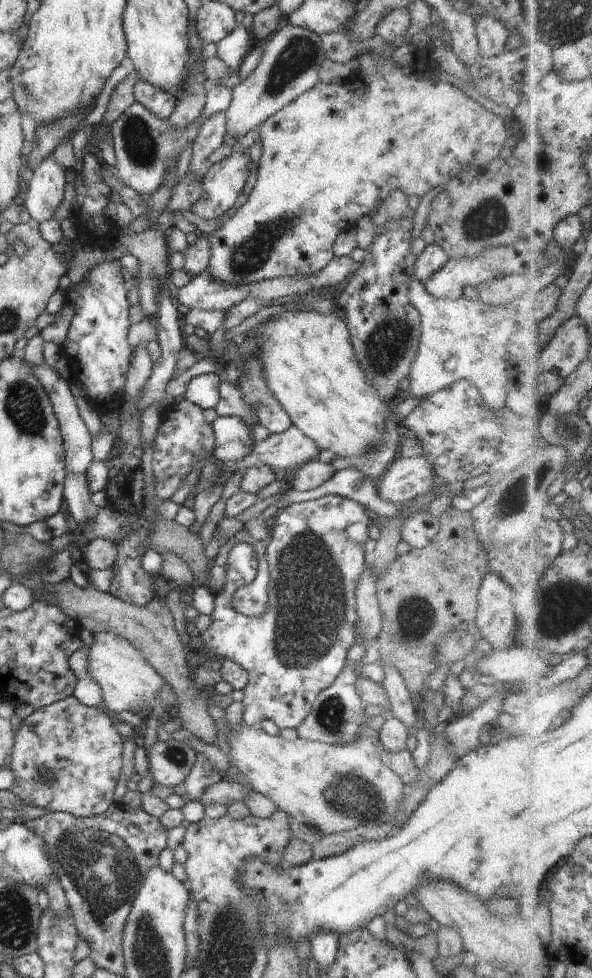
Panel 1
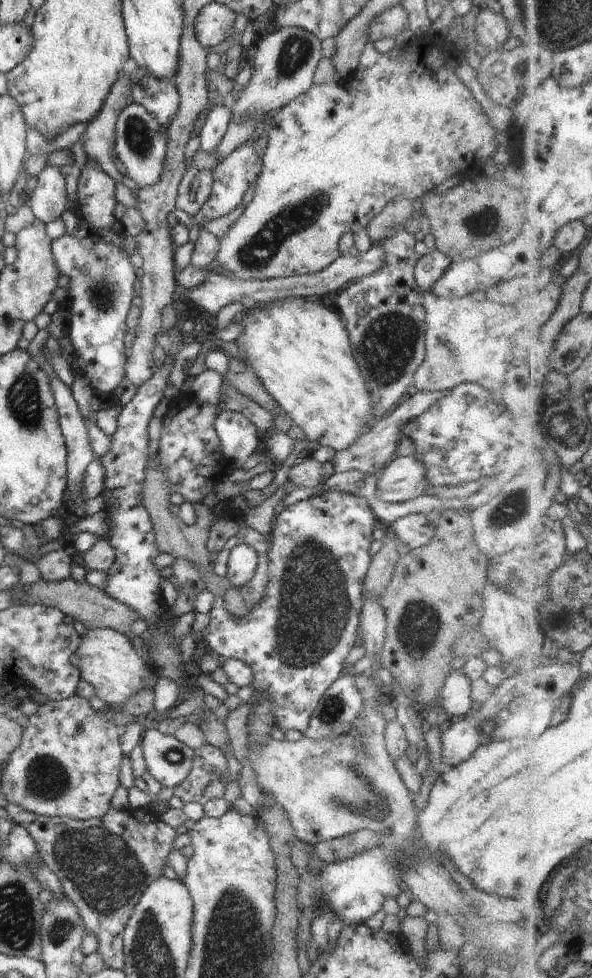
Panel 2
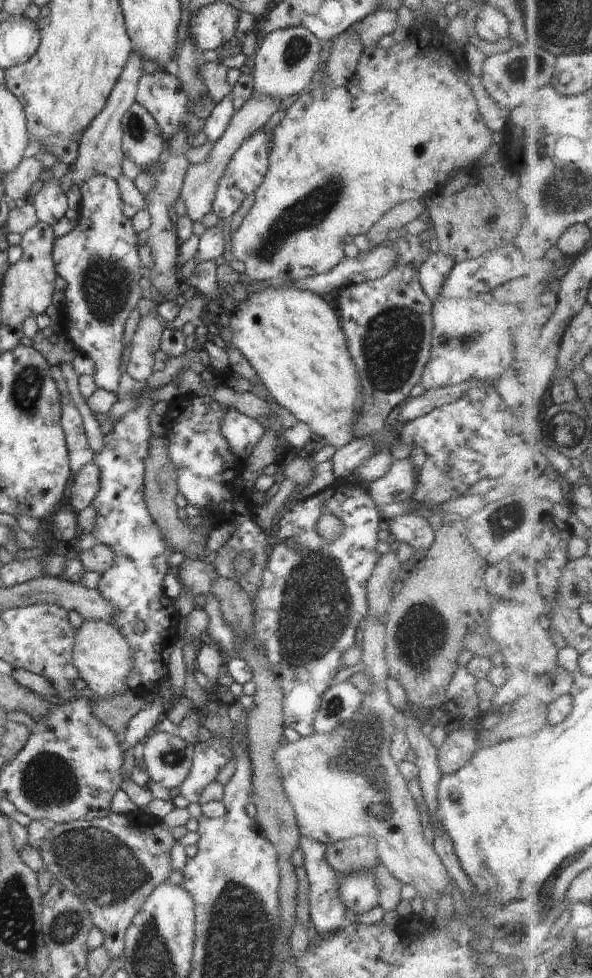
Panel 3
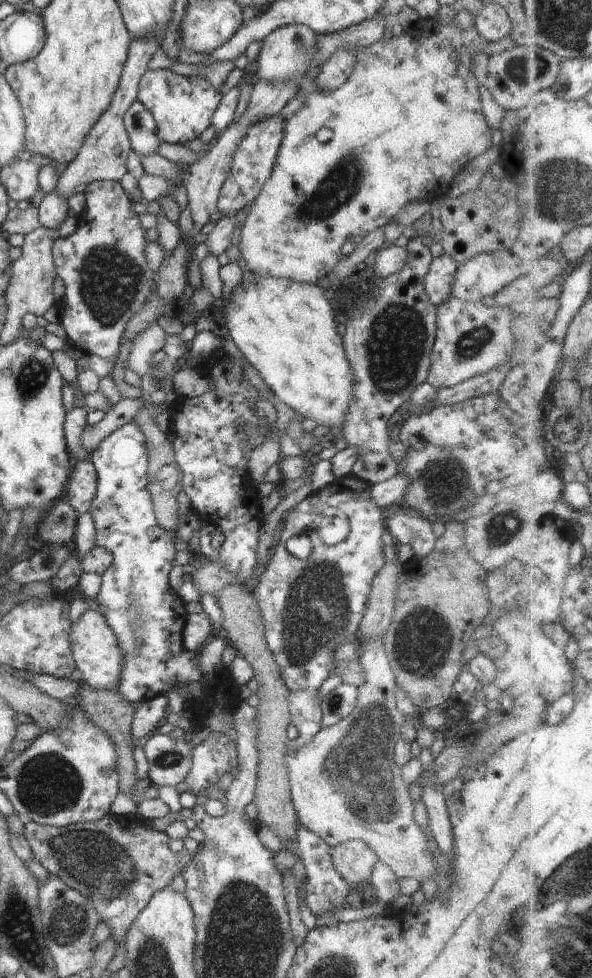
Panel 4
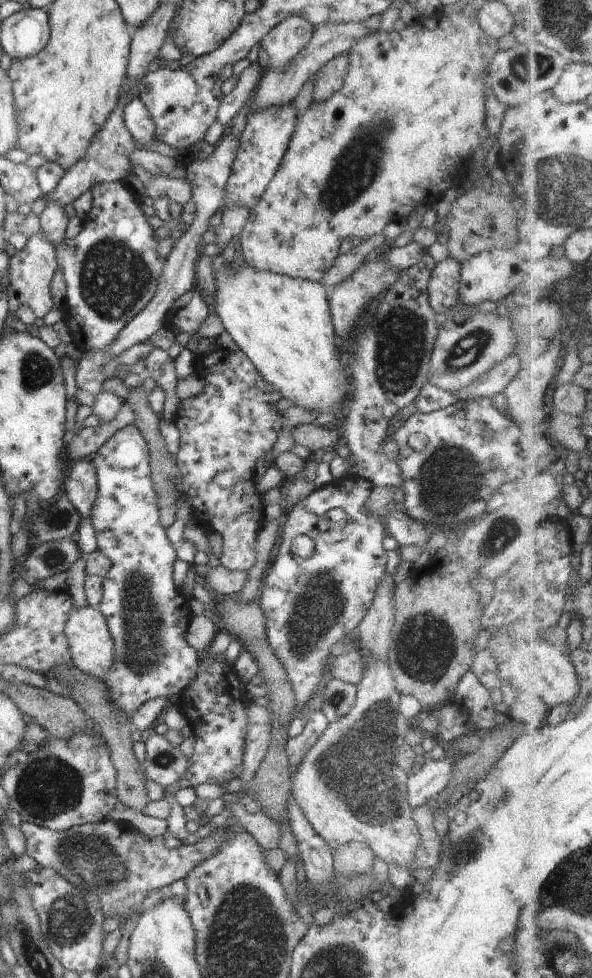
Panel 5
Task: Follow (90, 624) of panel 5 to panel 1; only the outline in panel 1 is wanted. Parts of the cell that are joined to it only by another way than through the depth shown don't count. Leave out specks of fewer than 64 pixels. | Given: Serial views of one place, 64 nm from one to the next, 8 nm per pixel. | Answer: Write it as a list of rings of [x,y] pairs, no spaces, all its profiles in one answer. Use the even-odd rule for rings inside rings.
[[[100,631],[93,635],[93,643],[87,650],[88,674],[100,685],[106,708],[114,713],[138,709],[140,716],[151,716],[156,693],[166,685],[165,680],[125,638],[112,631]]]

